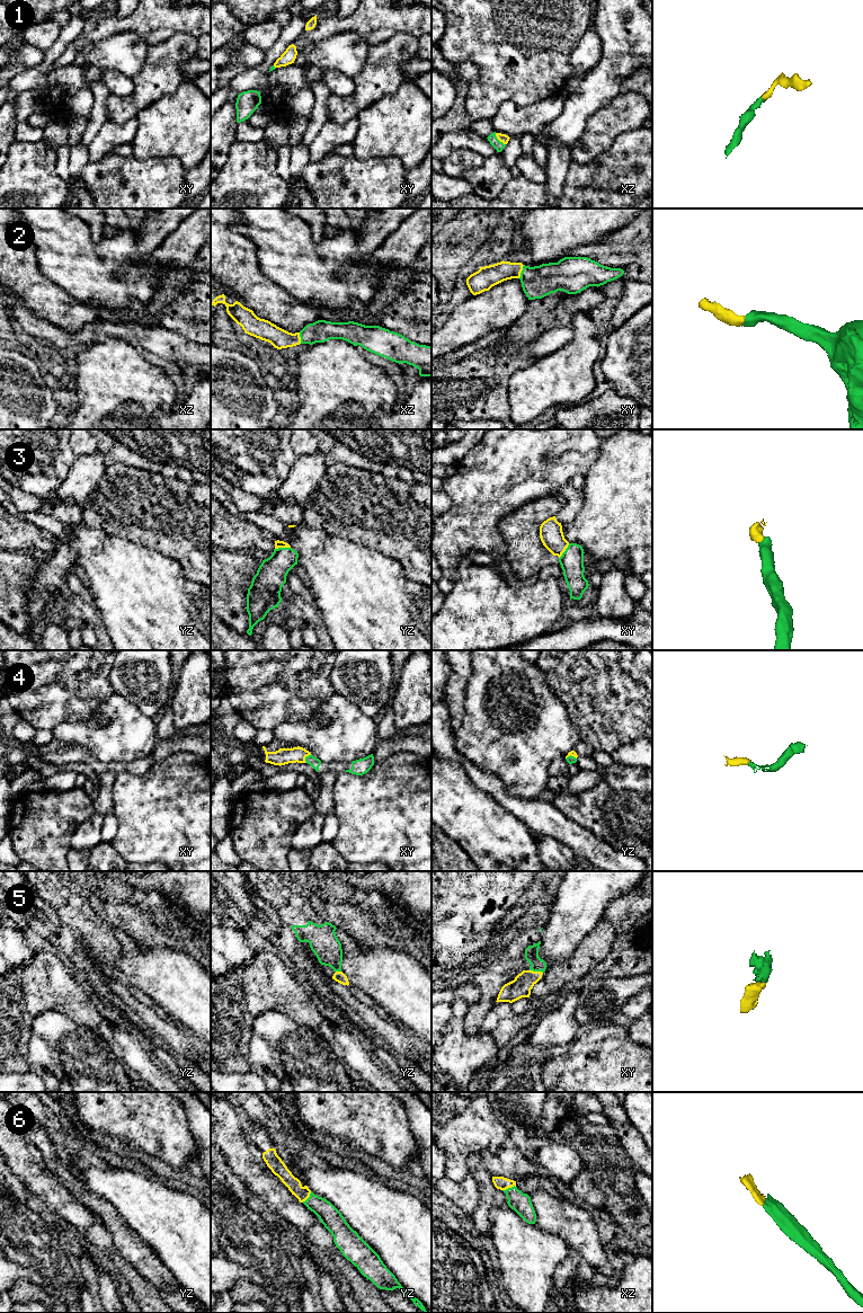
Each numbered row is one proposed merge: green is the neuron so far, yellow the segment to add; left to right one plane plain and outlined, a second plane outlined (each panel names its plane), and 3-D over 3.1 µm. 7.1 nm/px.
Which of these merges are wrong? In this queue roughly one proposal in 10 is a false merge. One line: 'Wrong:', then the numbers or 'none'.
Wrong: none

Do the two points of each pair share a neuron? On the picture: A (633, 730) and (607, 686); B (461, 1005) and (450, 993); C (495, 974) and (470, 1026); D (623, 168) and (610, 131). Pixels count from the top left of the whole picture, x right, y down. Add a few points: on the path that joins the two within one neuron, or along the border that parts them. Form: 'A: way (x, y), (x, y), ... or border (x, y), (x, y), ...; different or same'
A: way (626, 719), (622, 707), (613, 698); same
B: border (451, 1004), (457, 999), (462, 999), (468, 1005); different
C: way (489, 986), (489, 996), (476, 1013); same
D: border (637, 127), (622, 132), (605, 151), (594, 159); different

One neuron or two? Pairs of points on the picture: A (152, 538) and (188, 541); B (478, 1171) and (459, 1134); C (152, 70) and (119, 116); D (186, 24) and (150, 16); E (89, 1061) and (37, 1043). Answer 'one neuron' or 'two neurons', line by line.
A: one neuron
B: two neurons
C: one neuron
D: one neuron
E: one neuron

